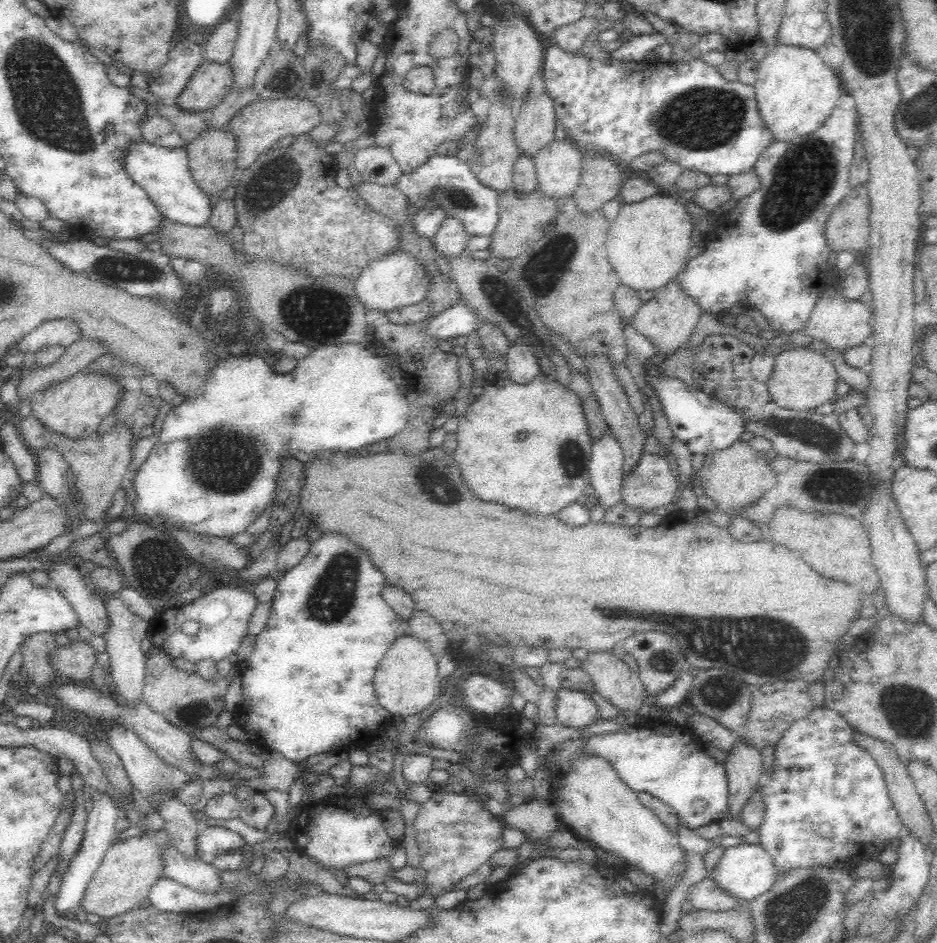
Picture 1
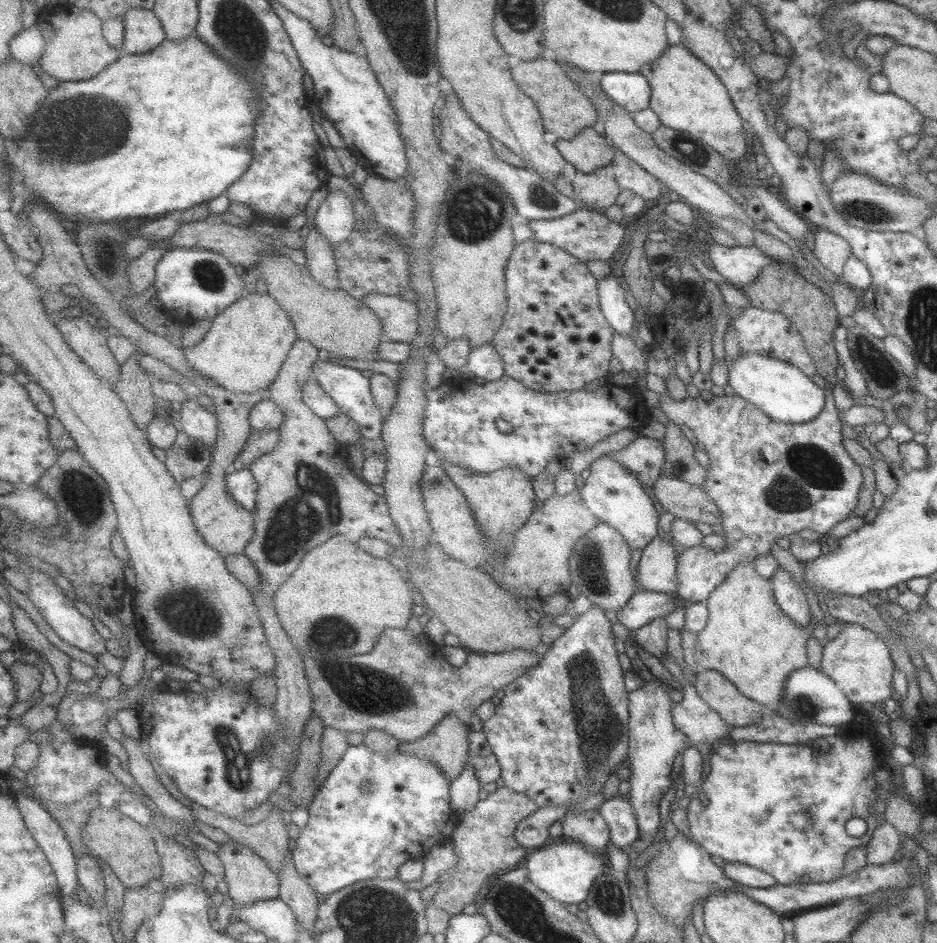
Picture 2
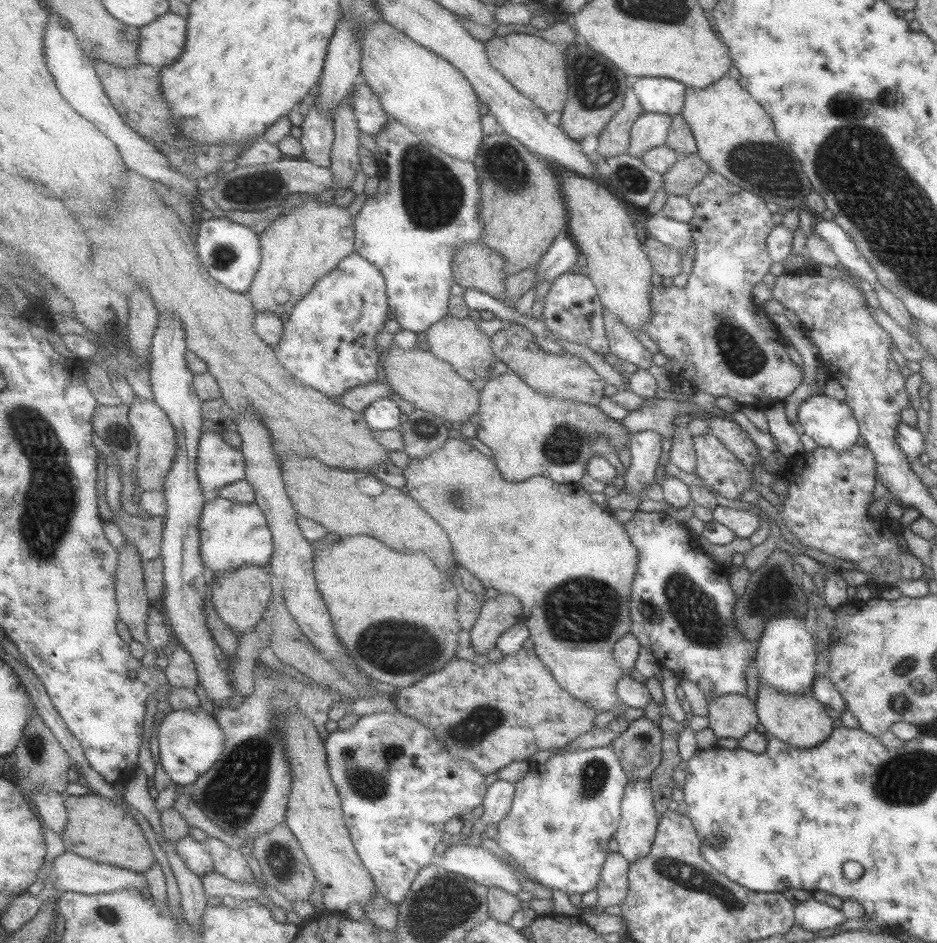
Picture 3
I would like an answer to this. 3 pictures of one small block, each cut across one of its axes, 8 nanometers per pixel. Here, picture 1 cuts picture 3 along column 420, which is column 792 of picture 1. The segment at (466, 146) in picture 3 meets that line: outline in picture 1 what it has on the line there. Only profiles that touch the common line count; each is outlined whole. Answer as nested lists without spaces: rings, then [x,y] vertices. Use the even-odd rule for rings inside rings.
[[[795,44],[775,46],[757,63],[758,78],[753,84],[760,115],[774,133],[774,140],[791,139],[814,132],[838,104],[844,84],[816,49]]]

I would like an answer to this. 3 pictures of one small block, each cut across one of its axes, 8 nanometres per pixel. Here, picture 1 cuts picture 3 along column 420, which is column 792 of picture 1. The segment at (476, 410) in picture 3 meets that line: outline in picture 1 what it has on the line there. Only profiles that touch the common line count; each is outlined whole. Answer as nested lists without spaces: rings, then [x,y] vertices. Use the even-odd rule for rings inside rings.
[[[798,346],[774,356],[775,364],[772,376],[766,385],[768,385],[770,395],[774,397],[776,403],[792,410],[803,411],[806,409],[815,410],[824,402],[835,400],[836,386],[841,378],[834,368],[829,352],[822,354],[814,348]]]

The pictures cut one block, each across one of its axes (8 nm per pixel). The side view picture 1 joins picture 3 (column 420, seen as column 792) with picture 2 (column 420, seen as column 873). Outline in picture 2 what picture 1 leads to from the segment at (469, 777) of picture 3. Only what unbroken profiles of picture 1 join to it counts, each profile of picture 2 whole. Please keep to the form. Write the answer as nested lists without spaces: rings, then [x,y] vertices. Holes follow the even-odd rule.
[[[366,745],[351,746],[341,763],[337,765],[329,778],[325,780],[325,784],[321,786],[316,794],[313,802],[309,806],[309,820],[306,826],[301,829],[298,839],[293,845],[293,863],[299,871],[299,875],[305,877],[311,887],[315,887],[315,891],[324,899],[327,896],[341,890],[345,887],[350,887],[351,884],[361,882],[361,880],[383,879],[397,880],[399,878],[399,868],[409,862],[409,860],[423,860],[426,857],[426,852],[433,848],[436,844],[449,844],[453,842],[453,837],[457,827],[459,826],[459,814],[453,811],[451,805],[451,789],[452,783],[443,773],[443,769],[439,767],[433,760],[427,758],[419,758],[413,754],[403,754],[399,751],[395,752],[390,757],[381,757],[373,753]]]

